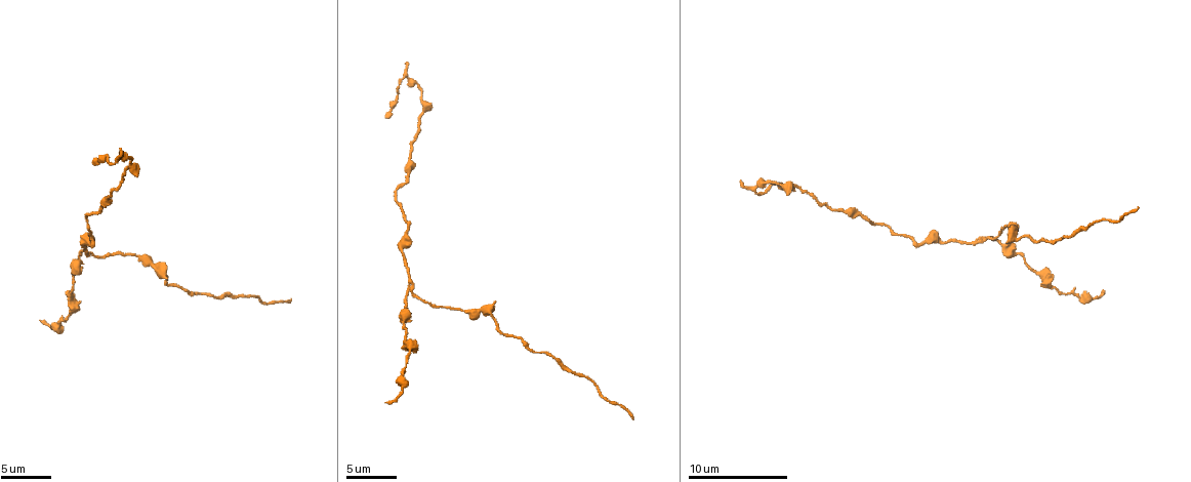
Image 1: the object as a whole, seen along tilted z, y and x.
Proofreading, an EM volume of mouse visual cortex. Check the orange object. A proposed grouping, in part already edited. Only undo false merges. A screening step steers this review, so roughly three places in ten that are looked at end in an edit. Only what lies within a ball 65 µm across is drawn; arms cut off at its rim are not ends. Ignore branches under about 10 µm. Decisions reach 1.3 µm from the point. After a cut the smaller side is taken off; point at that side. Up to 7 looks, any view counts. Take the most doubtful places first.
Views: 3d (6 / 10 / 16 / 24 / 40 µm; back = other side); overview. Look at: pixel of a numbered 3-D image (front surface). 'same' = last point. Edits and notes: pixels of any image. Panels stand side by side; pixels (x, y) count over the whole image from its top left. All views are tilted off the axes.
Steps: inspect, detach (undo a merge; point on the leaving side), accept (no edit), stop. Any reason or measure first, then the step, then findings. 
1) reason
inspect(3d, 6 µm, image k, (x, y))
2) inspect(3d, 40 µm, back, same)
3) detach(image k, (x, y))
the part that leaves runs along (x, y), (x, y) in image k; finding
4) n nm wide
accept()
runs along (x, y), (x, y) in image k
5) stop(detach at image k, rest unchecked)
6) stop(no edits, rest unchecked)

two arms in line, one across
inspect(3d, 6 µm, image 1, (983, 239))

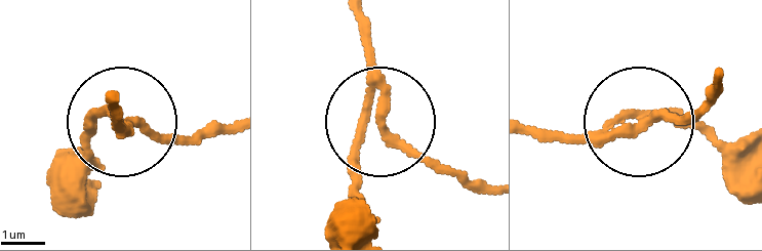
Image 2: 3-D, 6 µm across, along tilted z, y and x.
inspect(3d, 6 µm, back, image 2, (642, 121))

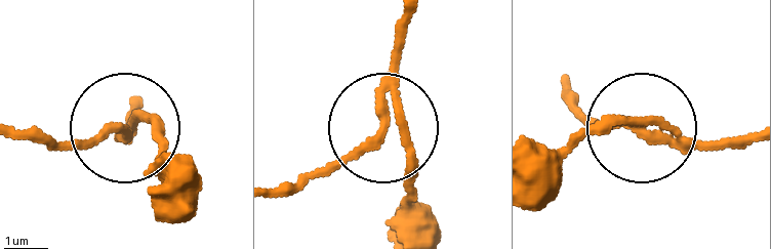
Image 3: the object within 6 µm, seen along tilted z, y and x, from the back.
3 arms
accept()
continuous, no second cell

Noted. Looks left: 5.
calibre changes
inspect(3d, 10 µm, image 1, (918, 243))

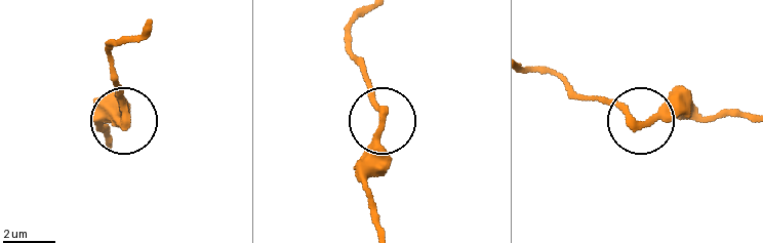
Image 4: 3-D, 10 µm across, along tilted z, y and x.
accept()
runs along (108, 139), (106, 121), (125, 116), (115, 69) in image 4; continuous, no second cell

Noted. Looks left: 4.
sudden change in width
inspect(3d, 10 µm, image 1, (393, 195))

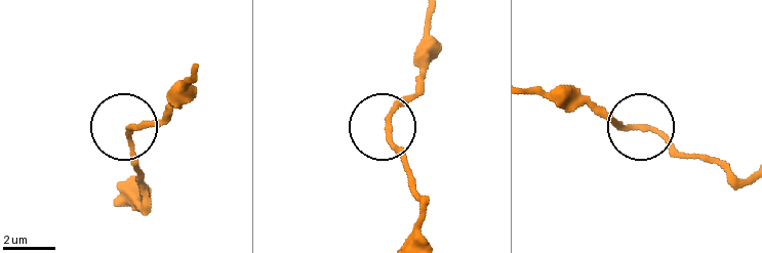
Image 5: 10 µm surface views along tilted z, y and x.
accept()
runs along (126, 206), (146, 200), (129, 124), (147, 126), (166, 117) in image 5; one cell here

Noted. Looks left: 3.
stop(no edits, rest unchecked)

